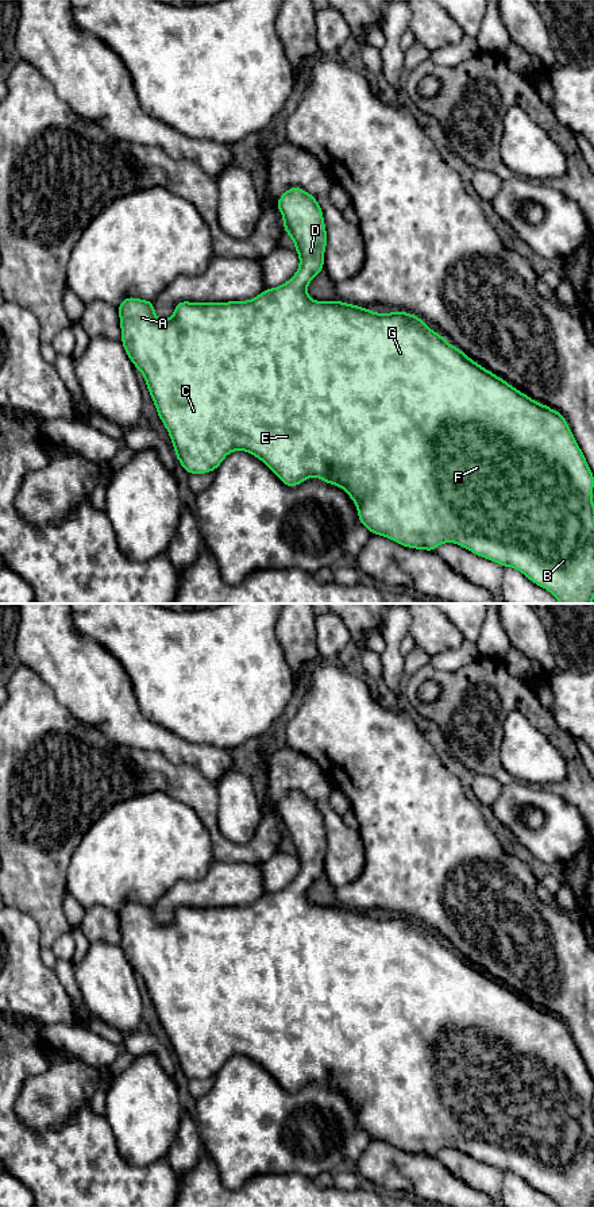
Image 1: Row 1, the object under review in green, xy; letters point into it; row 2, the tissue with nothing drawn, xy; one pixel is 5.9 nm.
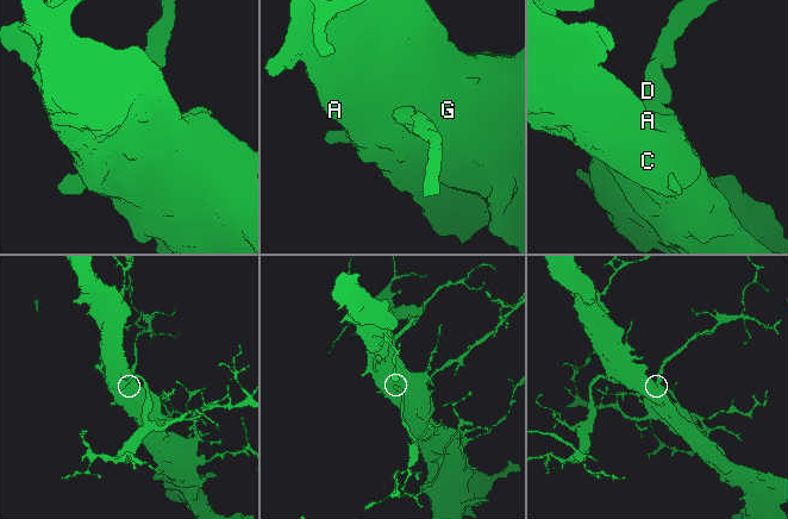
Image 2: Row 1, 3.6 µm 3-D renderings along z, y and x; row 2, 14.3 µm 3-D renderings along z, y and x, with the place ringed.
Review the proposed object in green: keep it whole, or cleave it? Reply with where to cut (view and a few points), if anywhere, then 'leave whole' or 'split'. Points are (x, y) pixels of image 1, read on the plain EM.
no cut; leave whole

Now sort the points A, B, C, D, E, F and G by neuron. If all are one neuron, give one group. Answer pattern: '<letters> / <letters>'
A B C D E F G

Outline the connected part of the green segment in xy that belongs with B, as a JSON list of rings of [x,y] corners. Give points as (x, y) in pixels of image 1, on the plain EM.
[[[298,791],[289,793],[278,805],[277,813],[279,814],[284,824],[285,838],[288,838],[294,847],[294,855],[300,863],[300,871],[294,880],[285,888],[278,892],[265,894],[255,903],[246,906],[227,906],[227,907],[190,907],[180,906],[174,911],[174,918],[171,923],[158,923],[155,921],[155,914],[153,906],[126,902],[122,909],[117,911],[120,922],[120,934],[122,934],[122,949],[127,957],[130,965],[134,968],[146,986],[147,995],[151,999],[153,1007],[157,1013],[157,1018],[163,1027],[165,1033],[169,1037],[171,1048],[174,1050],[176,1061],[180,1069],[185,1076],[190,1079],[205,1079],[215,1076],[225,1061],[232,1056],[246,1056],[262,1065],[278,1083],[279,1085],[289,1091],[294,1092],[302,1088],[310,1081],[316,1081],[329,1090],[342,1092],[350,1103],[355,1107],[358,1114],[358,1122],[362,1130],[364,1130],[373,1139],[385,1141],[397,1149],[401,1149],[406,1153],[436,1156],[436,1153],[443,1148],[455,1148],[470,1157],[485,1162],[487,1165],[495,1166],[502,1172],[513,1172],[521,1179],[524,1179],[531,1187],[549,1196],[559,1207],[593,1207],[594,1203],[594,1107],[591,1103],[594,1094],[594,1079],[590,1075],[587,1065],[578,1050],[570,1030],[564,1021],[552,1013],[543,1010],[532,1004],[529,1000],[518,996],[514,991],[509,990],[505,984],[497,982],[487,973],[482,972],[471,963],[468,963],[460,953],[450,949],[441,940],[436,936],[432,936],[428,929],[420,922],[409,917],[389,917],[389,918],[377,918],[367,913],[362,913],[354,909],[346,909],[343,906],[316,906],[308,901],[306,892],[313,882],[321,878],[324,874],[324,857],[327,852],[327,833],[324,829],[323,815],[310,798],[305,797]]]

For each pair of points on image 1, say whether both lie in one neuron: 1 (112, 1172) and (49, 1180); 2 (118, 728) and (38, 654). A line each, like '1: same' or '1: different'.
1: same
2: same

